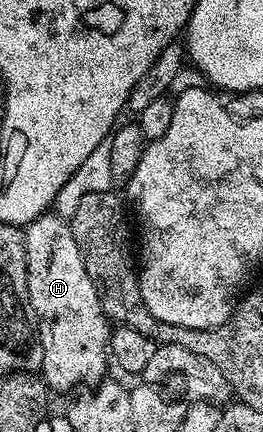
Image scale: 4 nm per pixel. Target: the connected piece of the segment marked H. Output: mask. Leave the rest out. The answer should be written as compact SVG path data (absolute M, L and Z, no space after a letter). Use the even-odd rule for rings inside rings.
M54 211L43 213L34 219L22 233L24 254L28 264L28 308L34 318L38 336L42 343L42 367L40 373L49 390L64 393L75 385L92 387L105 376L108 365L110 369L110 322L102 311L100 296L96 285L86 271L86 263L82 259L82 251L78 251L78 243L72 234L71 224L59 217Z

